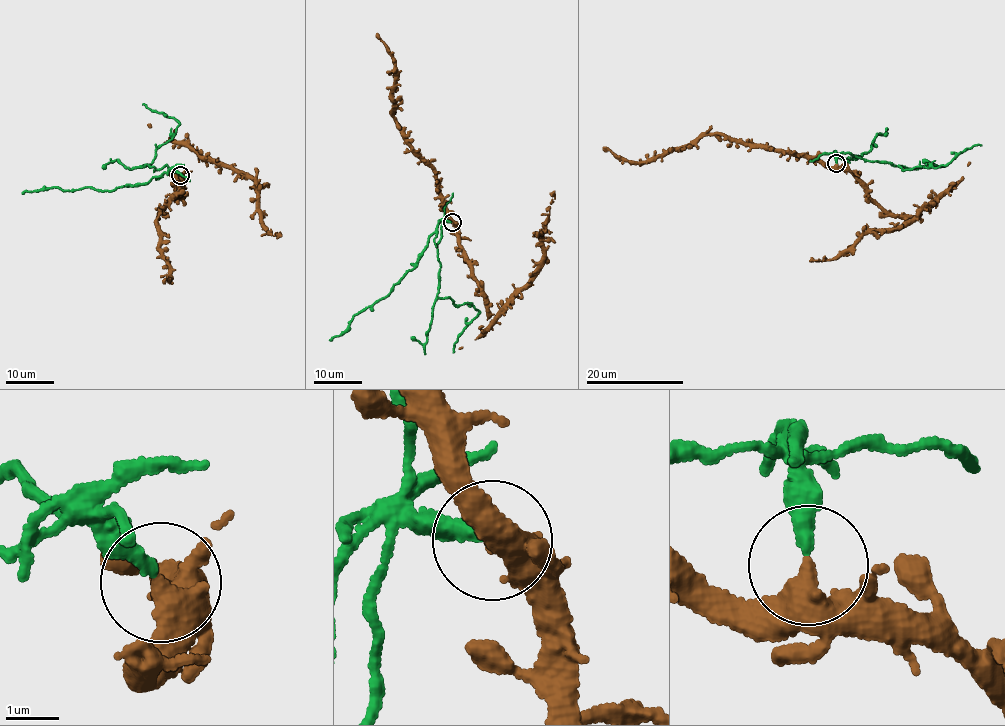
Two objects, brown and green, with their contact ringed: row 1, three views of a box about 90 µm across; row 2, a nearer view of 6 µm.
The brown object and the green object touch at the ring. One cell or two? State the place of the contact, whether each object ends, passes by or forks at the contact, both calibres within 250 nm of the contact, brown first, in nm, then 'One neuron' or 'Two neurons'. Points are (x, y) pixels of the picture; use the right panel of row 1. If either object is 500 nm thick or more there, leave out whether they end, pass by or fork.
Place: (836, 163). Thickness 550 nm (brown) against 280 nm. Two neurons

